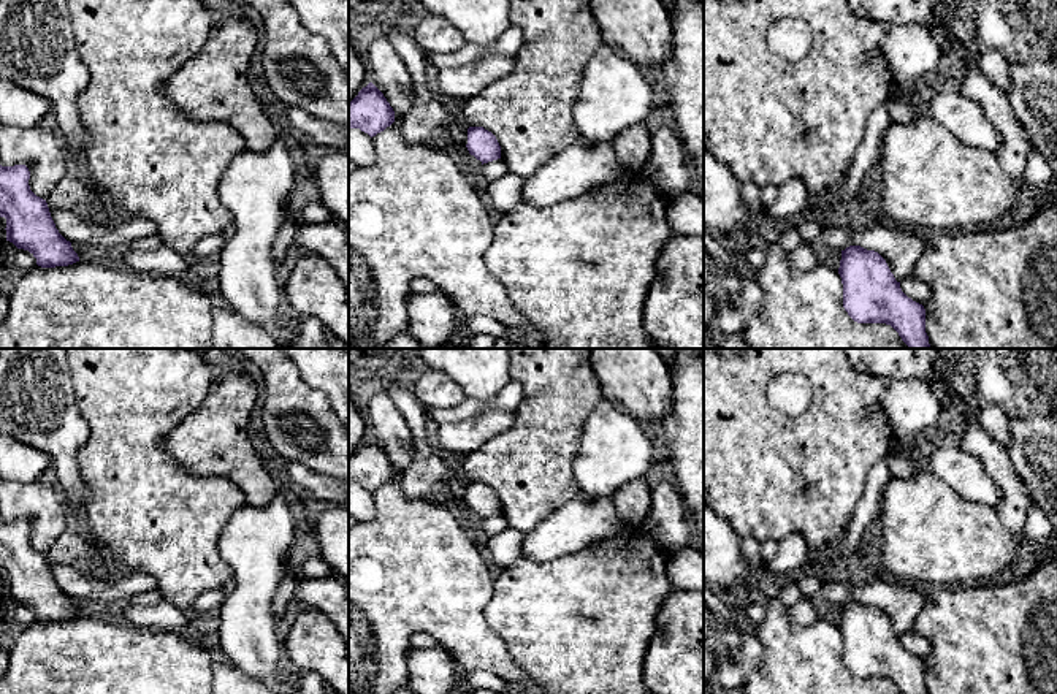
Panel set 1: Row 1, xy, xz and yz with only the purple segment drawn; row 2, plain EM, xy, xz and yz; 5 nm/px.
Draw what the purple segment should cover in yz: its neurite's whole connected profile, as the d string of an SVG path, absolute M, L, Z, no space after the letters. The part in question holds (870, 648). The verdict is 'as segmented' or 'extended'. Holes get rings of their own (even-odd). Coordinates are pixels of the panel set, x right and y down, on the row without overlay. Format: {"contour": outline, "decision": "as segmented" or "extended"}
{"contour": "M860 601L846 602L841 605L838 629L843 662L854 677L891 680L902 694L929 694L924 661L902 646L878 607Z", "decision": "as segmented"}

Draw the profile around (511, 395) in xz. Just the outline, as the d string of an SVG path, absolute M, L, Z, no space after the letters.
M510 380L493 401L480 401L466 398L460 406L450 409L425 407L426 418L431 428L444 423L456 423L469 420L488 409L515 410L523 398L523 387L518 382Z

